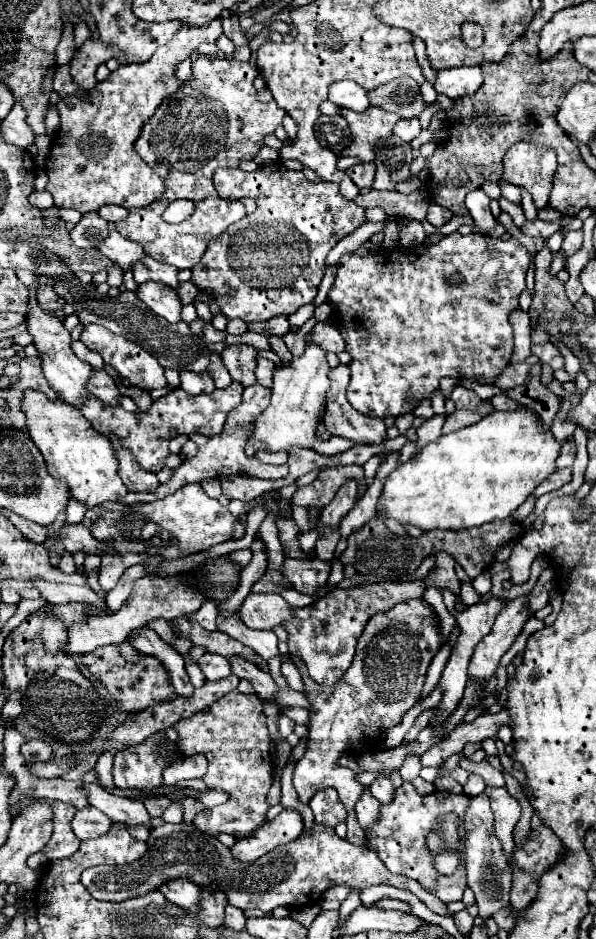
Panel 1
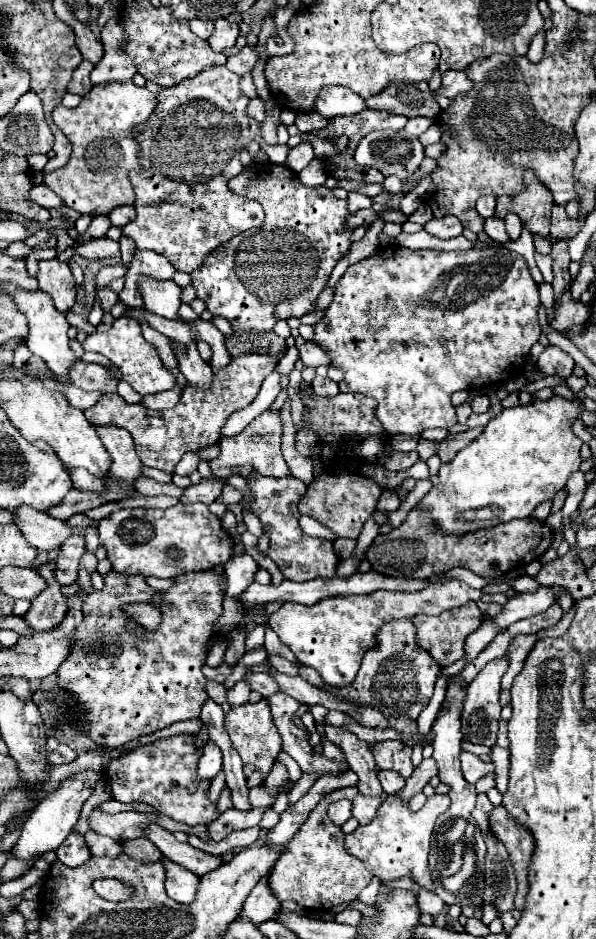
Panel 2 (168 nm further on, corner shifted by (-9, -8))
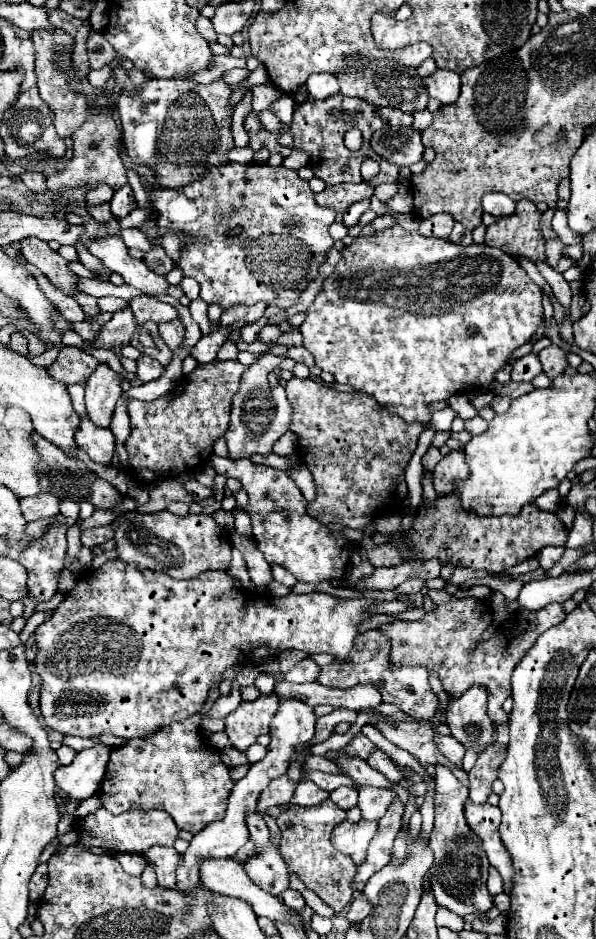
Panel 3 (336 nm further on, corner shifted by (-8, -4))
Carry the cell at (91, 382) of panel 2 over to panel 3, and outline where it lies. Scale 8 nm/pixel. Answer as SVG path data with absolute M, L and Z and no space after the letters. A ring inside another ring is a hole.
M61 348L57 360L47 370L55 380L63 384L79 384L87 382L97 366L99 360L95 360L91 354L79 348Z

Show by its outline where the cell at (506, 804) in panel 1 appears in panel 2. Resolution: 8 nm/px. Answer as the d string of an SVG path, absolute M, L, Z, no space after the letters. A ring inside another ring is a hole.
M494 746L490 752L490 762L494 764L496 770L496 788L504 792L508 784L508 748Z

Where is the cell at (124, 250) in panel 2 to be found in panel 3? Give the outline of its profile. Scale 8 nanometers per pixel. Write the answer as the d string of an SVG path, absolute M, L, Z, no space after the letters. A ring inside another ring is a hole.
M135 208L129 216L125 216L125 218L119 220L119 226L121 226L121 230L127 230L127 228L141 230L141 226L145 224L145 220L147 220L147 212L143 212L143 208Z

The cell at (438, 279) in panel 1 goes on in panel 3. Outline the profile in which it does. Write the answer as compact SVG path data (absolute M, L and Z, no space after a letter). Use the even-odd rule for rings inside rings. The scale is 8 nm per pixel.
M401 226L387 228L383 232L377 232L371 238L357 238L351 246L343 248L343 260L337 264L333 274L325 280L323 292L315 298L311 308L307 310L305 322L299 326L303 334L303 344L305 348L315 356L315 364L331 372L335 376L335 382L353 386L357 390L363 390L371 394L381 408L385 408L389 414L401 416L407 424L419 422L419 424L429 424L431 420L431 404L437 400L447 400L455 392L463 390L475 390L481 386L487 386L495 380L497 370L501 370L507 362L513 350L523 346L525 342L531 340L531 336L537 332L537 328L543 322L543 306L541 306L541 288L527 276L527 272L519 266L517 260L513 260L507 252L493 248L489 244L453 244L449 240L441 238L427 238L421 236L419 232L405 232Z

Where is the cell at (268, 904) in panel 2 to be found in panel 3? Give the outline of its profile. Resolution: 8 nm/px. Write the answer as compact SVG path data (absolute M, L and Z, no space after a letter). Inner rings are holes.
M269 840L267 846L261 848L259 854L253 854L243 864L247 876L271 896L281 896L289 888L287 866L279 856L279 846Z

